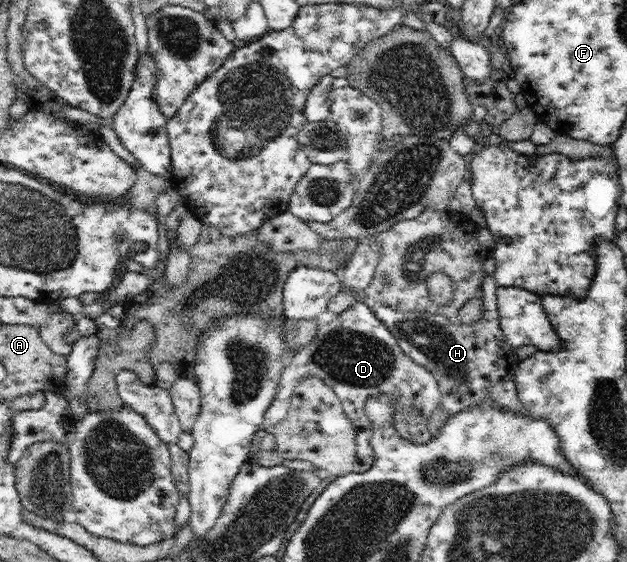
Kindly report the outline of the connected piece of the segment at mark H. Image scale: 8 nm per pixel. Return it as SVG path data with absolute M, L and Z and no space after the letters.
M489 274L482 279L479 295L483 302L483 316L468 325L448 321L439 313L398 311L378 302L369 302L374 314L384 322L401 350L434 376L440 388L441 405L450 416L482 401L491 401L499 409L514 413L523 411L515 384L515 369L519 358L515 348L507 344L500 327L498 287L494 280L493 275Z

